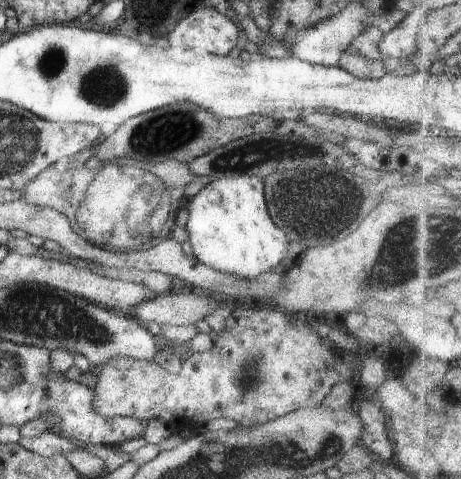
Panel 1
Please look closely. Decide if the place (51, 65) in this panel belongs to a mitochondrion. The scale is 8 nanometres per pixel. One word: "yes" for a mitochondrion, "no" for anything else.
yes

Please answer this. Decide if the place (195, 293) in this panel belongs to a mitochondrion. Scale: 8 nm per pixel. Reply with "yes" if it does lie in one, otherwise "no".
no

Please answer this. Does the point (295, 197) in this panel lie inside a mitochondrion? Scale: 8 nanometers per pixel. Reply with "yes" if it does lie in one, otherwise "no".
yes

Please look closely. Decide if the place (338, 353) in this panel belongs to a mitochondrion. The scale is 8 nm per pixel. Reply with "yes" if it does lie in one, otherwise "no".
no

